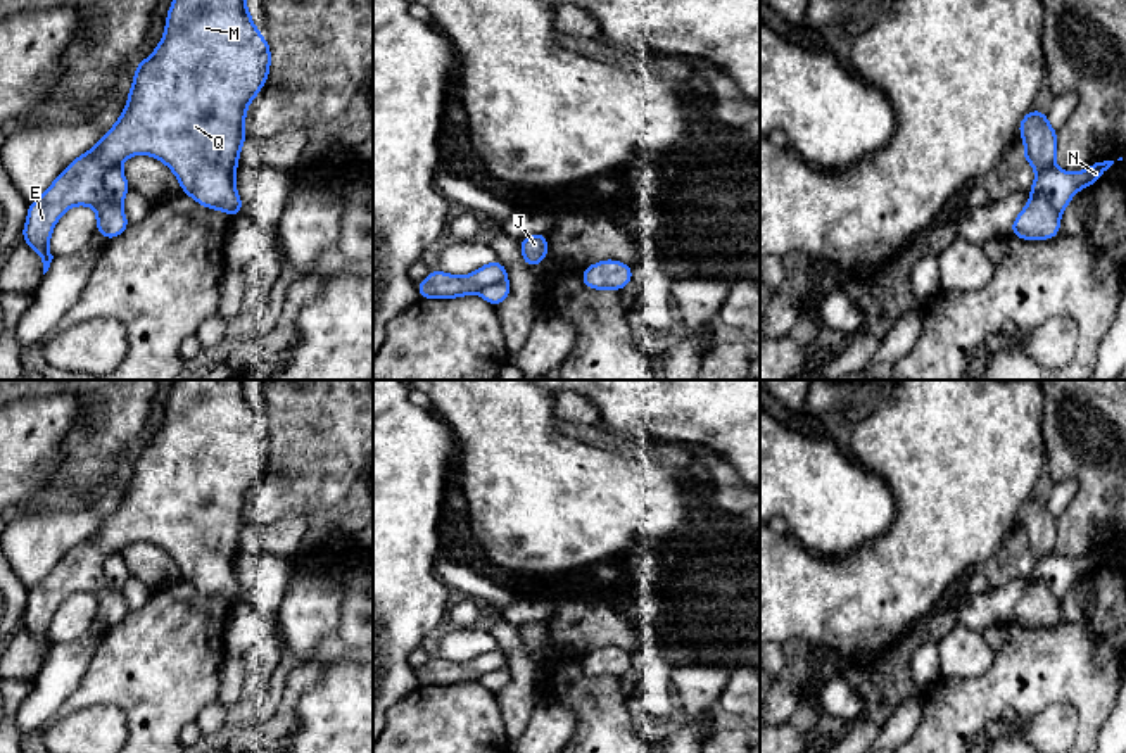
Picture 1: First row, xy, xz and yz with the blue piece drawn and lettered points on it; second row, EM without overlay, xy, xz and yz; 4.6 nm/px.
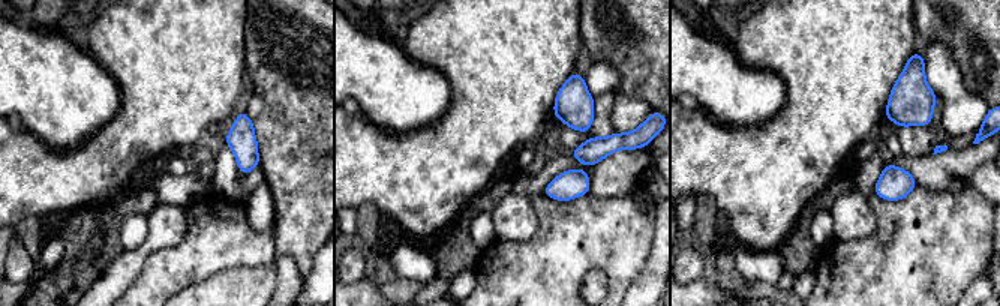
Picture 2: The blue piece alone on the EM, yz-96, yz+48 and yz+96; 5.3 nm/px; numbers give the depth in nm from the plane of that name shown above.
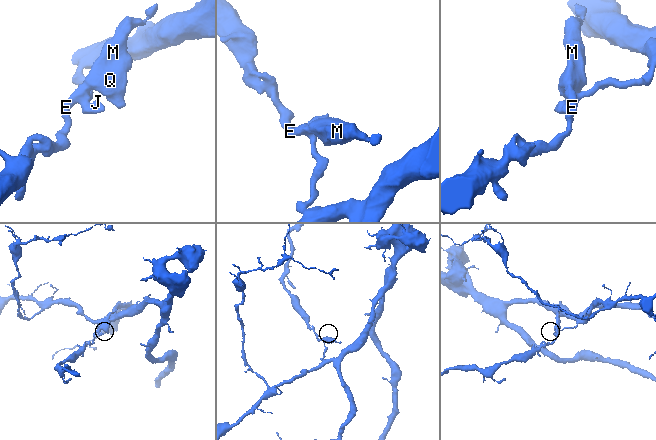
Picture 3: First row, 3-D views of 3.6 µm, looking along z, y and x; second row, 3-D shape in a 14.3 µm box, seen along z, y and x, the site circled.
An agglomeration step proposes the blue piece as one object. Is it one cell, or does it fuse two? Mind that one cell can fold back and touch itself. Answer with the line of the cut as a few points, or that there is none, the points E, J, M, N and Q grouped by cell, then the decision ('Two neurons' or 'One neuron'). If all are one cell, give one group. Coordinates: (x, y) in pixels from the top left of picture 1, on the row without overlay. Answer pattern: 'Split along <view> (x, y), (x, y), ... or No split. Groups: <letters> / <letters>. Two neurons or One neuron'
Split along xy (116, 551), (104, 563), (104, 581), (120, 593). Groups: E J M Q / N. Two neurons

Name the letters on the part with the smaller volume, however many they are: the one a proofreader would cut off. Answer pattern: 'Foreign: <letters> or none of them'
Foreign: E, J, M, Q

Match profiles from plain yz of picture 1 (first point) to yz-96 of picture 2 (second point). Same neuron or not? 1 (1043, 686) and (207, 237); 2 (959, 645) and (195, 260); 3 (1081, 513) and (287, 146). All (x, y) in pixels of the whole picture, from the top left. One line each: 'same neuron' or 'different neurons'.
1: same neuron
2: different neurons
3: same neuron

